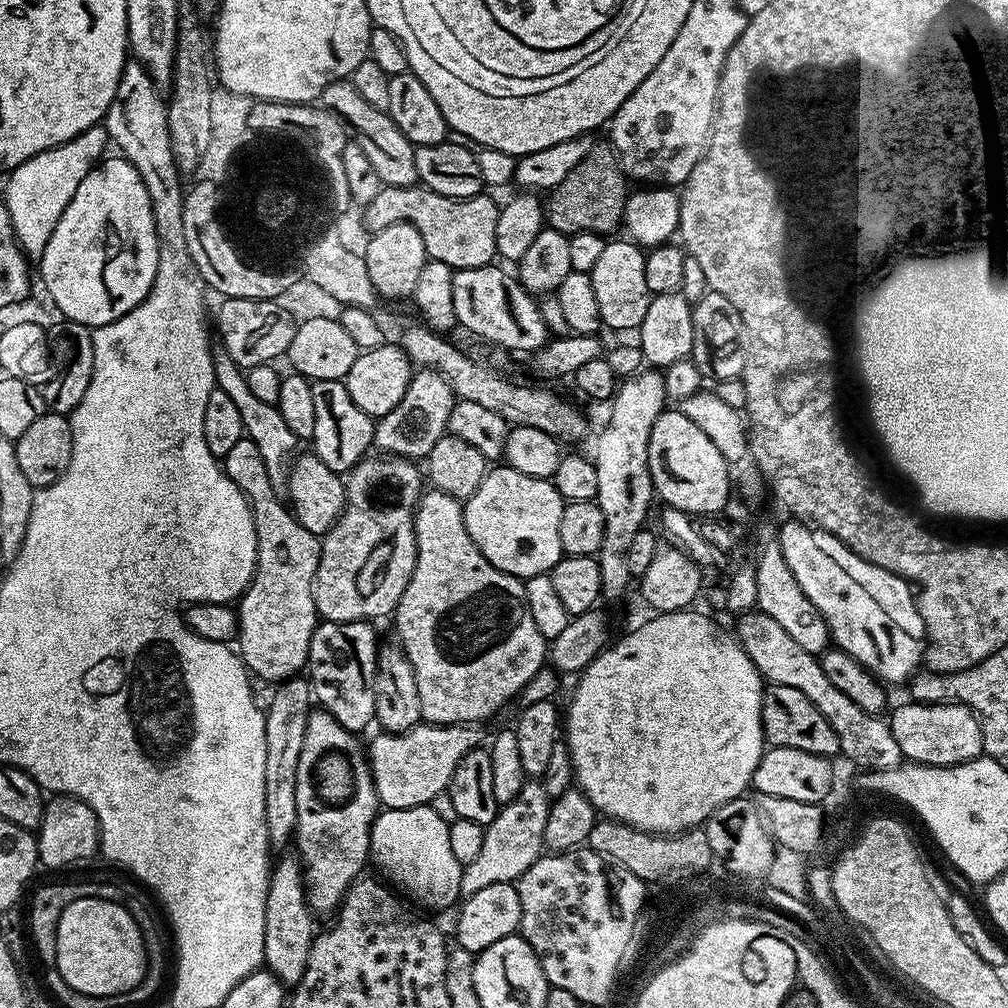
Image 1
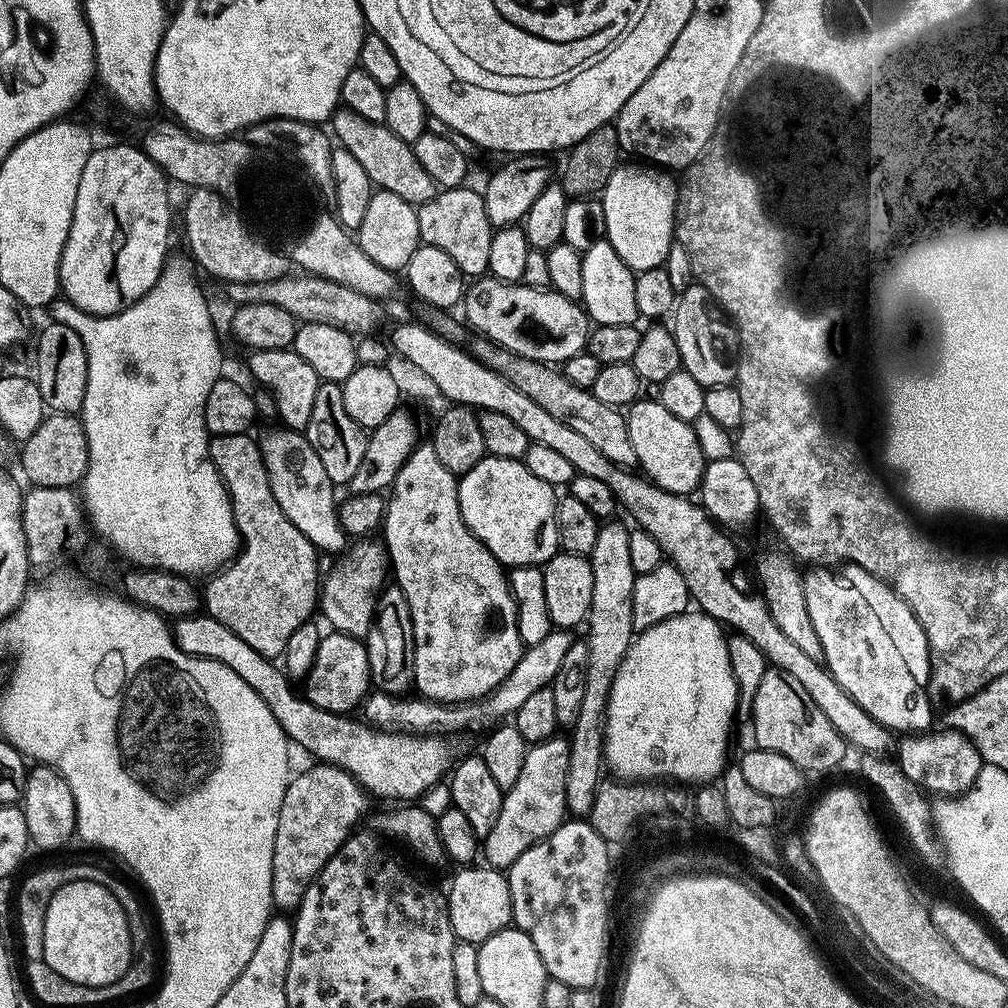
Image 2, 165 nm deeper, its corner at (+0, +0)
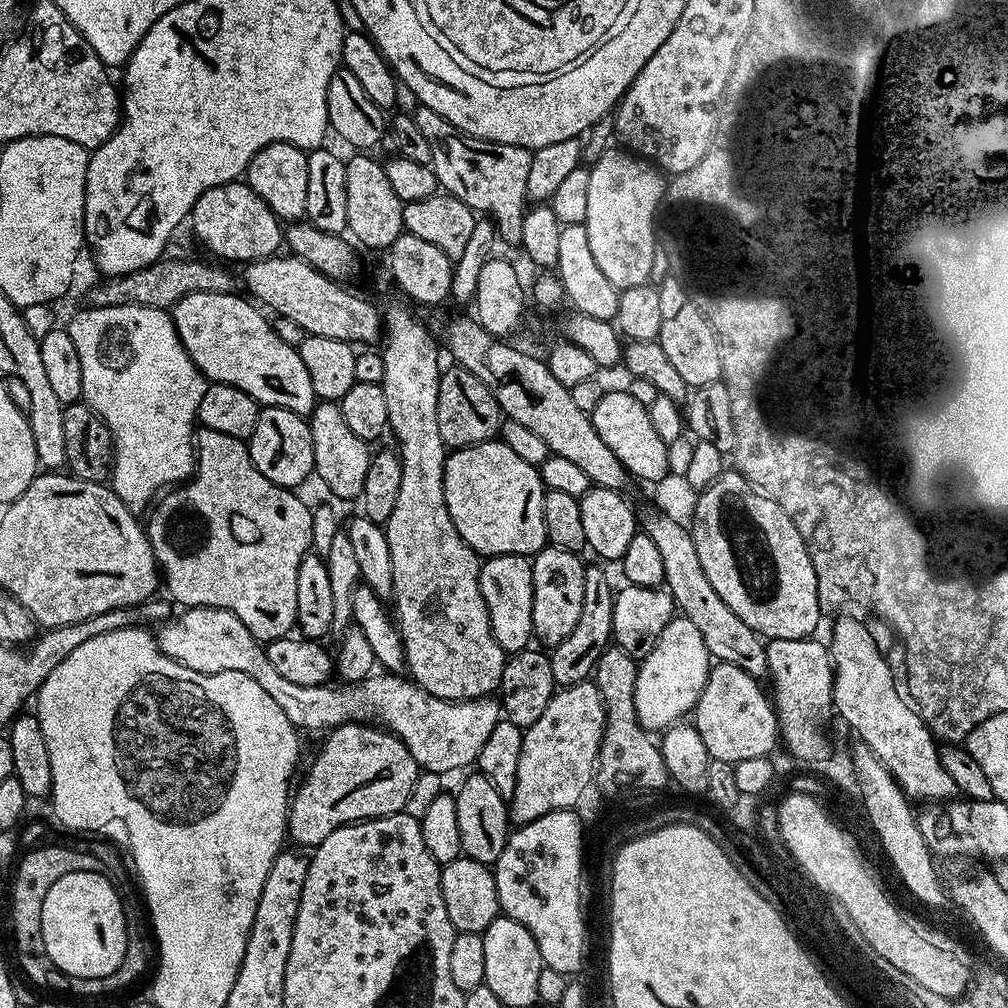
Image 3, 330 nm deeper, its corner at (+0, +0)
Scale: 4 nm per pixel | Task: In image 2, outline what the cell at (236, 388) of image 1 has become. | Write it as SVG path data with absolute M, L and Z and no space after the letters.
M277 426L272 428L264 437L259 437L262 462L266 466L266 474L270 478L270 490L274 490L274 502L278 502L288 521L306 535L308 541L317 548L317 551L341 553L348 544L348 535L340 524L338 500L334 498L335 485L326 474L318 454L314 454L314 446L310 446L307 435L295 428Z

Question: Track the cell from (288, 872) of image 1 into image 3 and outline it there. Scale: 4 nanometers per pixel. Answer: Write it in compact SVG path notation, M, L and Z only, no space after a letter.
M343 724L341 728L331 729L324 738L320 753L305 774L300 789L291 793L288 805L287 839L291 843L293 840L296 844L305 844L308 850L315 849L317 844L344 824L357 824L360 820L373 820L404 811L418 775L418 765L410 750L406 750L393 732L376 724Z

